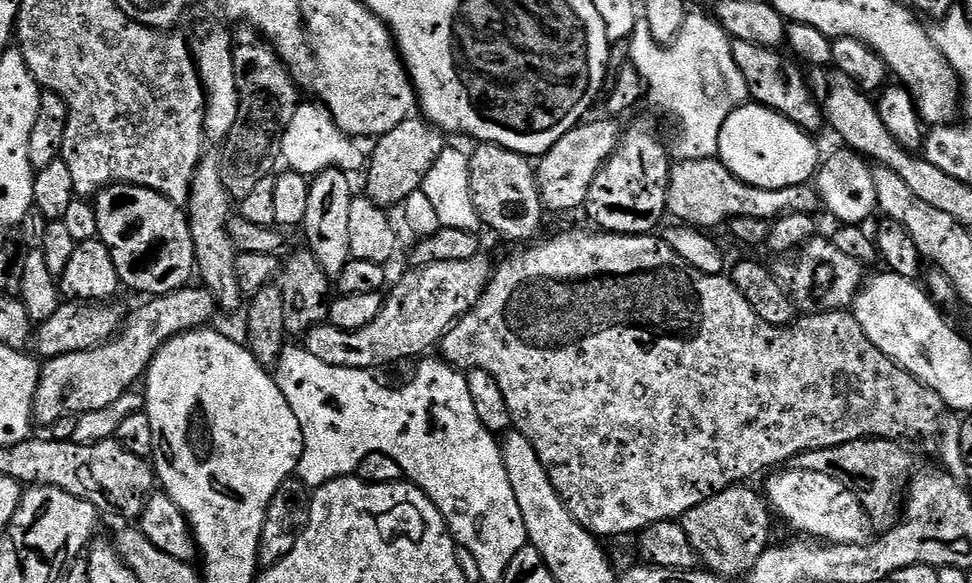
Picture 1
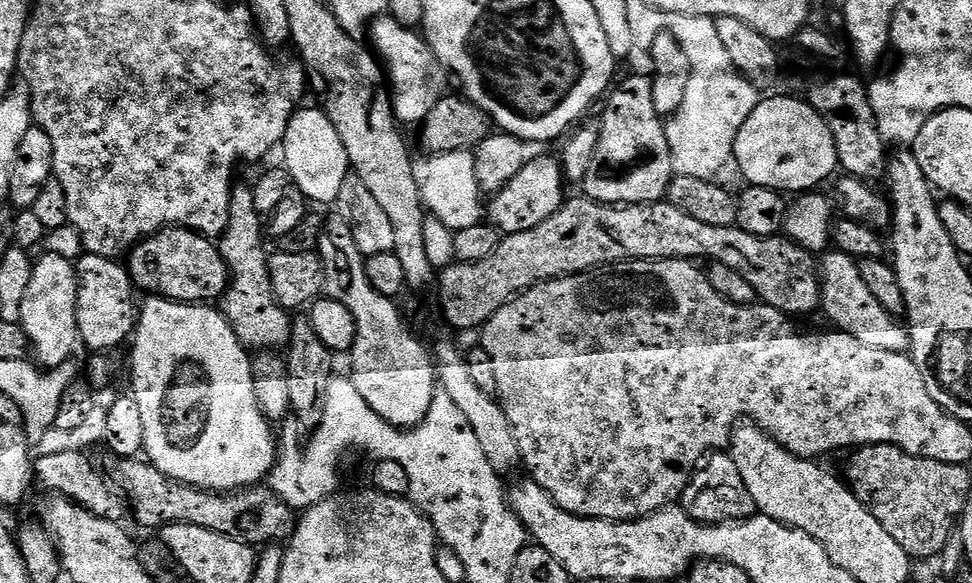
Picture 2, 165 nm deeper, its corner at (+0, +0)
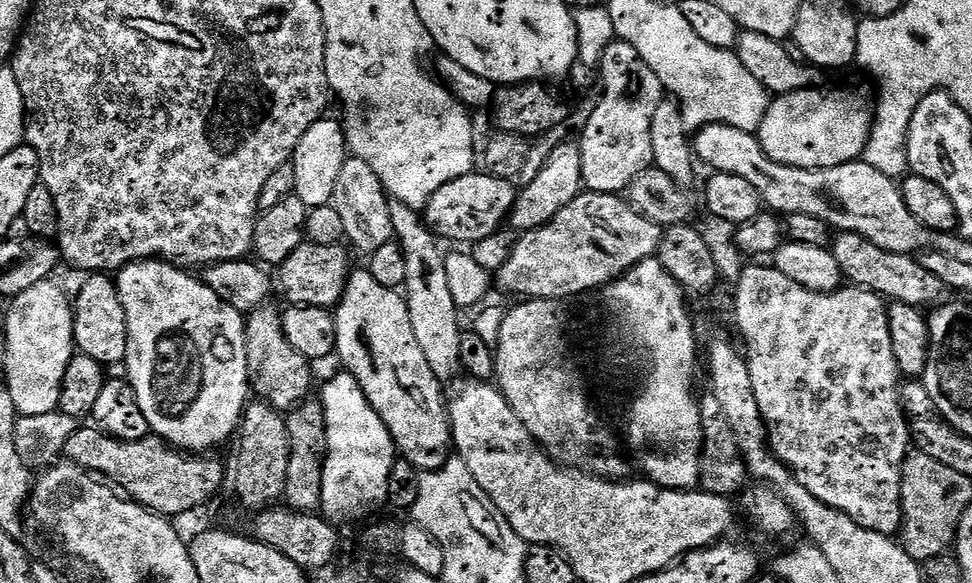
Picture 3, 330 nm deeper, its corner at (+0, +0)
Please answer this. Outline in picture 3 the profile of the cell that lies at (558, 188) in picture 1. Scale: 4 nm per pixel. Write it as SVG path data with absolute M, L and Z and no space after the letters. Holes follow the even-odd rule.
M473 170L467 176L446 182L430 198L422 210L425 224L436 233L441 241L453 240L456 246L471 246L490 238L490 234L501 231L511 217L516 204L518 188L513 181L489 176L483 170Z

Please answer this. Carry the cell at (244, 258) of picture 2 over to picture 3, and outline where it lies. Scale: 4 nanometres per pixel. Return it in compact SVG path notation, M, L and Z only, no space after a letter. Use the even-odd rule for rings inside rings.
M269 302L263 308L247 313L244 326L246 338L246 366L248 367L248 383L251 391L256 392L261 401L271 404L285 414L296 409L309 399L312 388L313 361L308 360L294 346L290 346L290 338L286 338L284 317L281 309Z

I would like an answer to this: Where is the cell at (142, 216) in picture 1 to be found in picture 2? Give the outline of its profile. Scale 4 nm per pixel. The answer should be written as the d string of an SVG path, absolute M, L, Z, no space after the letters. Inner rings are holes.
M164 228L154 236L146 236L126 256L126 267L133 285L141 293L182 304L216 302L228 289L229 275L219 247L209 237L188 228Z

